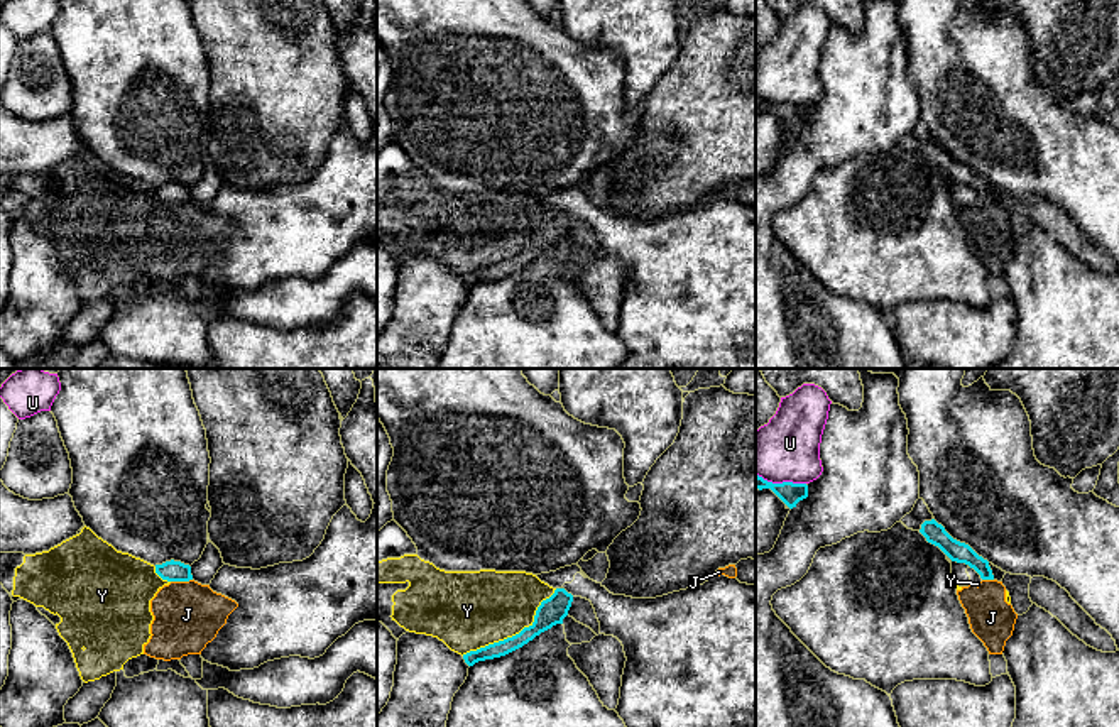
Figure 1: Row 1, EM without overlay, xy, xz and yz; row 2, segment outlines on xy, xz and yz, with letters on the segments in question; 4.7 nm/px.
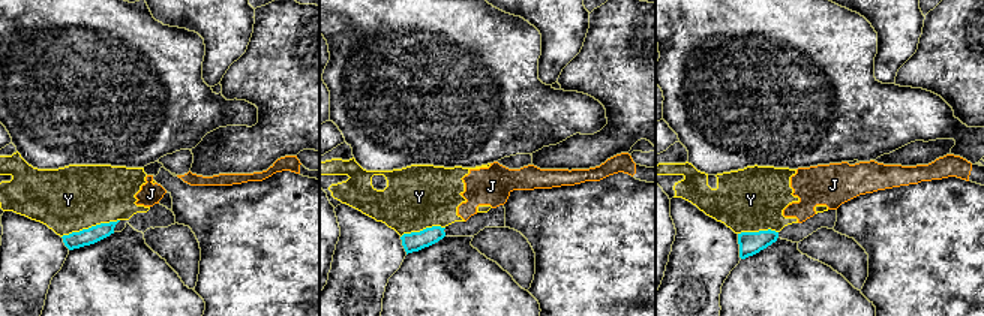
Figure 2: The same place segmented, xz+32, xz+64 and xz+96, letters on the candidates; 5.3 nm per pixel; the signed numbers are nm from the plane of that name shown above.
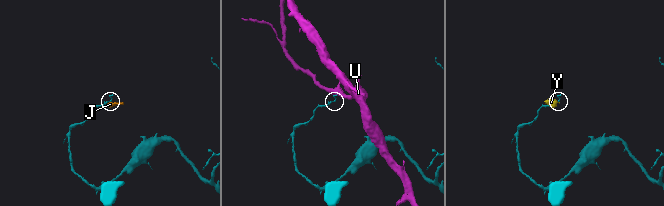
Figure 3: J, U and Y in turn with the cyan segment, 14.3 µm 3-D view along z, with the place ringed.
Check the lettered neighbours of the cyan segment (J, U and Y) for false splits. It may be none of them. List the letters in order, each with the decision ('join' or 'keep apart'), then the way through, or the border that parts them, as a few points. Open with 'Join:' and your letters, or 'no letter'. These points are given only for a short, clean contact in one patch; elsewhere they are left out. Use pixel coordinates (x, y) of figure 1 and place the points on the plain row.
Join: no letter
J: keep apart
U: keep apart
Y: keep apart

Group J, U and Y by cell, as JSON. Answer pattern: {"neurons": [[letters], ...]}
{"neurons": [["J", "Y"], ["U"]]}

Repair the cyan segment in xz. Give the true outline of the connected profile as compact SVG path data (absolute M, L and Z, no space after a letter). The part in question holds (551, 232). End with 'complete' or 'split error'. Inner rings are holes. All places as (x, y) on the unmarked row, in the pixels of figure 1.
M556 210L549 220L541 223L536 232L534 243L529 249L524 249L519 255L512 259L463 276L465 284L468 287L473 287L478 282L500 279L522 269L541 254L551 250L556 245L563 245L563 240L568 237L571 223L571 215L568 215L565 210Z | complete

